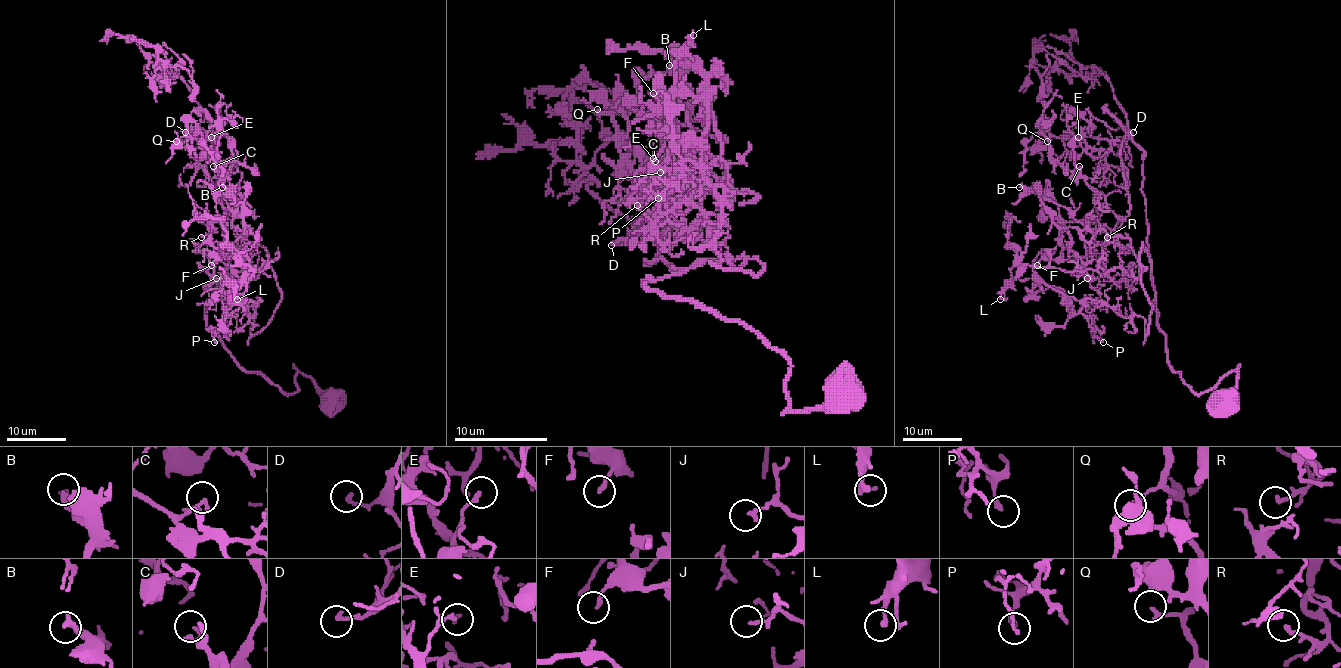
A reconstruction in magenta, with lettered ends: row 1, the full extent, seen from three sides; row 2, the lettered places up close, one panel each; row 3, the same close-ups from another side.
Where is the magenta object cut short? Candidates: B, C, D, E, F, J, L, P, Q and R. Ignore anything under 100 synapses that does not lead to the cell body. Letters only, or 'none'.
none

